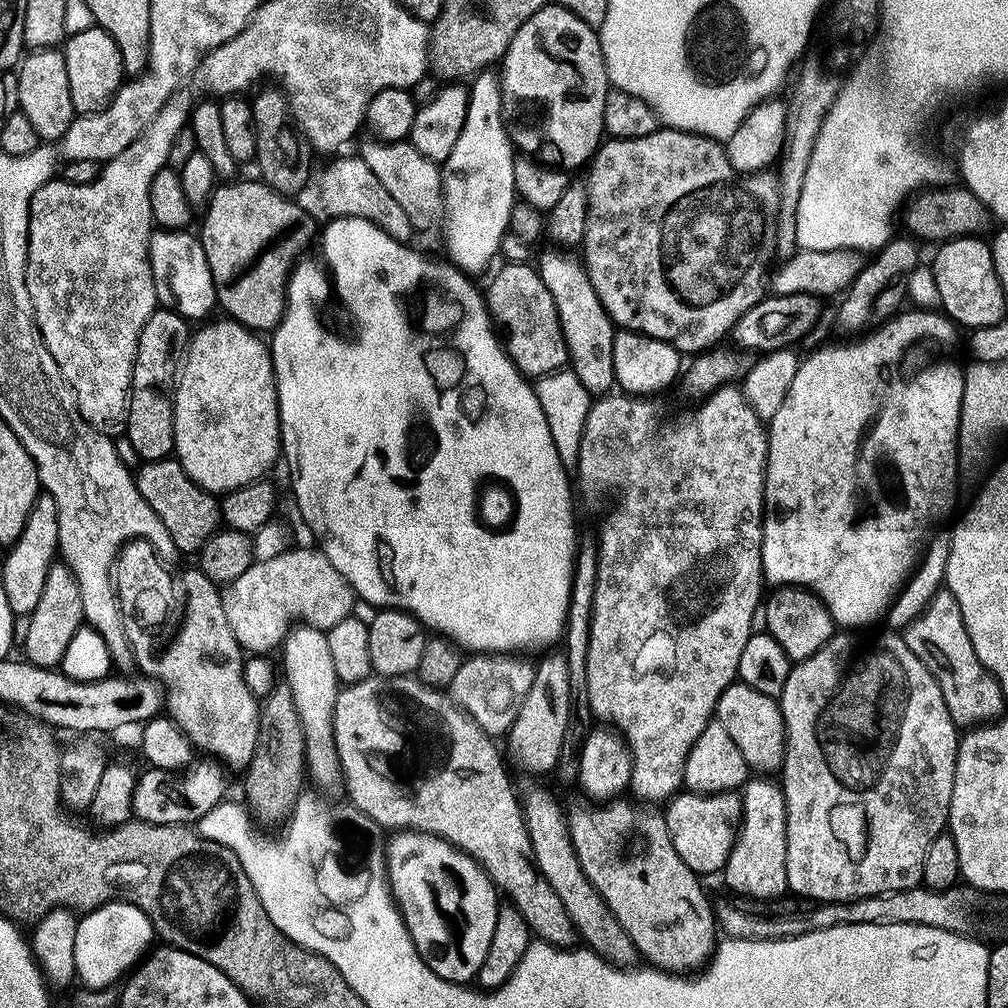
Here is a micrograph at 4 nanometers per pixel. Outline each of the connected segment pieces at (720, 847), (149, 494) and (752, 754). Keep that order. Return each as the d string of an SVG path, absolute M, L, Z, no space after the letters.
M681 790L667 801L665 808L668 809L663 809L662 815L670 830L670 842L674 842L674 850L678 850L678 858L682 858L694 873L719 873L736 841L742 814L741 793L733 790L705 794Z
M176 458L149 460L139 466L140 472L135 473L136 489L146 498L150 510L162 518L162 526L166 526L176 549L181 553L199 553L221 527L220 500L192 481Z
M737 682L731 684L718 698L715 719L726 726L730 738L734 738L738 750L742 750L742 758L746 758L749 769L760 774L768 774L771 768L779 769L784 763L784 719L780 713L780 705L775 699L750 685Z

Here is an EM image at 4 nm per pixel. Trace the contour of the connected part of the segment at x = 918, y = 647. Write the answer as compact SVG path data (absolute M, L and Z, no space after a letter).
M946 590L935 592L922 611L909 624L903 625L902 635L906 646L910 646L910 650L918 654L918 662L922 662L922 666L926 666L930 674L934 674L942 690L942 698L946 698L950 718L961 729L987 724L1005 715L1006 697L1002 694L994 674L990 674L990 670L986 670L986 666L978 662L978 654L974 654L974 645L970 643L970 634L966 634L966 622L962 622L962 610L958 610L958 601L954 599L954 594Z

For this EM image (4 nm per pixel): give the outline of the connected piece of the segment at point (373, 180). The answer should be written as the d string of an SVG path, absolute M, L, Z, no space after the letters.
M359 155L343 156L336 158L341 160L334 161L320 176L320 200L329 212L327 215L332 218L362 218L395 237L412 234L414 229L410 218L406 218L402 206L398 206L390 190L382 186L382 181L370 170L370 166L366 166L366 162Z

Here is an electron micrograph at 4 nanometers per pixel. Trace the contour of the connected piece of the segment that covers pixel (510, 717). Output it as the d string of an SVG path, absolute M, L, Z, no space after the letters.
M472 654L461 659L457 673L446 687L447 695L490 738L503 737L510 729L536 673L533 661L520 654Z

